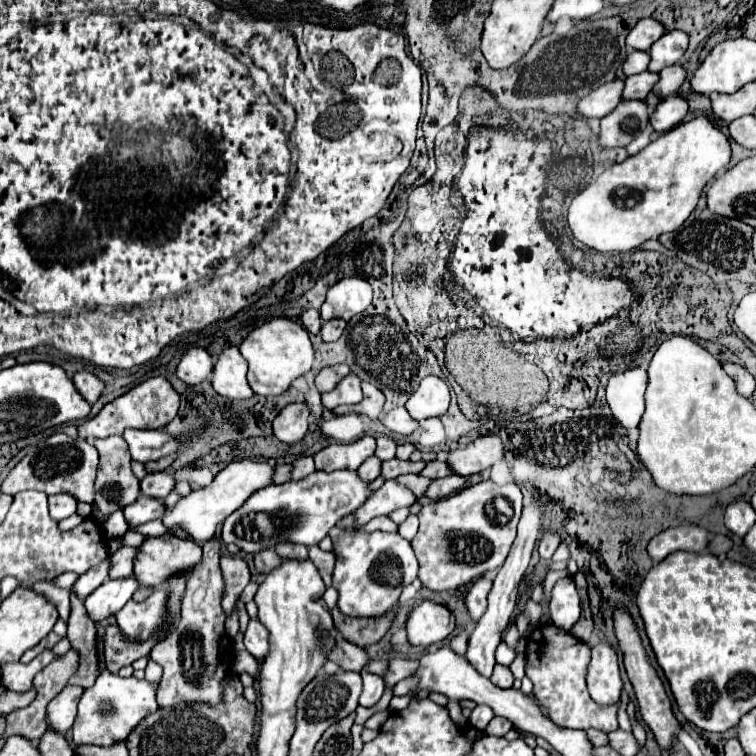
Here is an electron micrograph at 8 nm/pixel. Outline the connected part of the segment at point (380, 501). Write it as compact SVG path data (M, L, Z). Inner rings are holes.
M387 480L379 490L375 490L369 500L365 502L363 508L355 510L357 522L359 526L367 524L373 516L381 516L381 514L389 514L397 508L403 506L411 506L413 502L417 502L417 498L411 494L411 490L399 486L395 480ZM373 498L373 500L371 500Z

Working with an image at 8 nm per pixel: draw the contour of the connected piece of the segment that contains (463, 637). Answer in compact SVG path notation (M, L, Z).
M461 632L457 638L453 638L451 642L449 642L449 646L451 646L451 650L455 652L455 654L459 654L459 656L463 656L465 652L467 652L467 640L469 640L469 636L467 636L467 632Z

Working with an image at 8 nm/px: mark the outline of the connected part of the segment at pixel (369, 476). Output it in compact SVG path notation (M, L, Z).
M371 456L371 458L367 458L367 460L359 466L357 474L359 474L359 478L361 478L363 482L373 482L373 480L379 476L379 466L381 466L381 460L377 460L375 456Z

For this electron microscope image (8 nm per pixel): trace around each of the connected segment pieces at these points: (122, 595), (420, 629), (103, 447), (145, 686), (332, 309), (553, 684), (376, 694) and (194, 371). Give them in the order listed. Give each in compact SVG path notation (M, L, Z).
M133 576L103 582L103 586L99 586L95 592L91 592L85 598L85 608L91 620L99 622L115 614L117 610L121 610L131 600L137 588L139 588L139 582Z
M421 602L407 620L407 636L415 646L429 646L445 640L455 630L455 616L443 604Z
M123 436L95 440L93 444L99 452L99 470L95 478L95 500L93 500L97 512L93 514L93 520L105 522L113 512L125 508L127 504L133 504L141 496L141 492L139 492L139 480L131 472L131 456L127 444L123 442Z
M103 670L95 684L87 688L79 702L79 714L75 718L75 724L71 728L73 742L77 746L81 744L95 744L95 746L113 746L117 742L127 742L129 734L153 712L159 710L157 704L157 688L159 682L139 680L135 676L121 678L117 674L111 674L109 670Z
M343 278L329 288L321 306L321 320L351 320L371 304L371 286L361 278Z
M539 624L527 638L527 666L525 672L533 682L533 698L539 702L541 710L547 712L547 718L561 728L579 728L589 730L597 728L601 732L617 730L617 712L621 702L611 706L599 706L591 696L585 677L590 661L591 649L583 640L575 638L571 632L555 624Z
M363 672L363 692L361 692L361 698L359 698L359 704L361 706L373 706L379 702L385 686L383 686L383 678L377 676L377 674L369 674L369 672Z
M191 348L183 354L183 358L177 366L177 376L185 384L195 386L195 384L209 380L213 374L213 368L215 368L215 364L205 348Z

